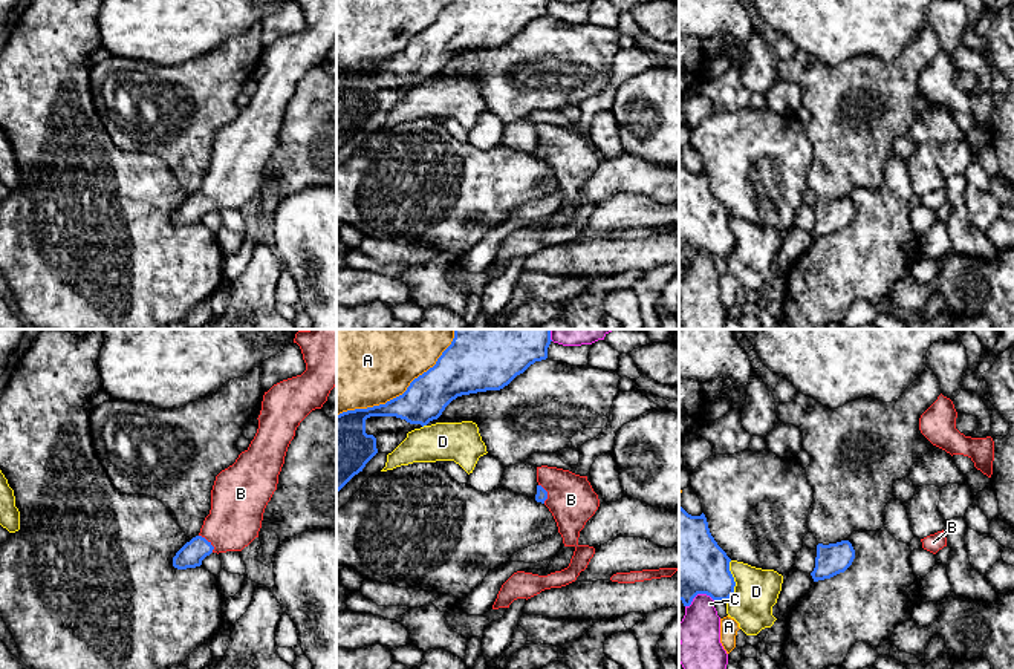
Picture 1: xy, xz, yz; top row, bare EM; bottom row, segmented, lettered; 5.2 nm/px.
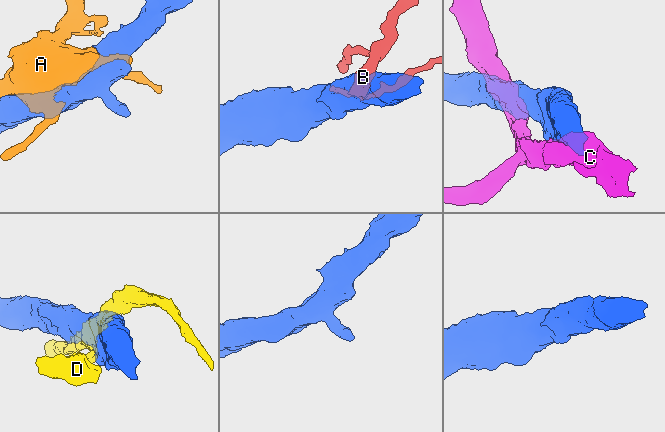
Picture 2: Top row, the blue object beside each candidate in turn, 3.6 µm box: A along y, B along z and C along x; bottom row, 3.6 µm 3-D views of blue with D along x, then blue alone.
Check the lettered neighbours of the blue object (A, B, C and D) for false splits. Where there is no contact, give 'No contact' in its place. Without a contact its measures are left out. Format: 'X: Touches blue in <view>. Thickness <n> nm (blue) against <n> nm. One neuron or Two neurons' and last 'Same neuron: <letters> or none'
A: Touches blue in xz. Thickness 220 nm (blue) against 480 nm. Two neurons
B: Touches blue in xy. Thickness 130 nm (blue) against 280 nm. One neuron
C: Touches blue in yz. Thickness 420 nm (blue) against 220 nm. Two neurons
D: Touches blue in yz. Thickness 340 nm (blue) against 240 nm. Two neurons
Same neuron: B

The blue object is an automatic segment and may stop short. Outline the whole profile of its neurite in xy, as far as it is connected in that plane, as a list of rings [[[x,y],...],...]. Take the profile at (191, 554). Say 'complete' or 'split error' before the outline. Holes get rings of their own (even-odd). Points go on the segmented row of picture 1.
split error; [[[336,329],[298,331],[294,343],[301,349],[306,370],[265,392],[254,439],[232,465],[216,476],[210,514],[203,521],[200,533],[173,557],[174,568],[200,566],[211,553],[242,551],[258,537],[265,508],[277,490],[278,475],[297,427],[312,410],[323,407],[330,390],[336,386]]]

